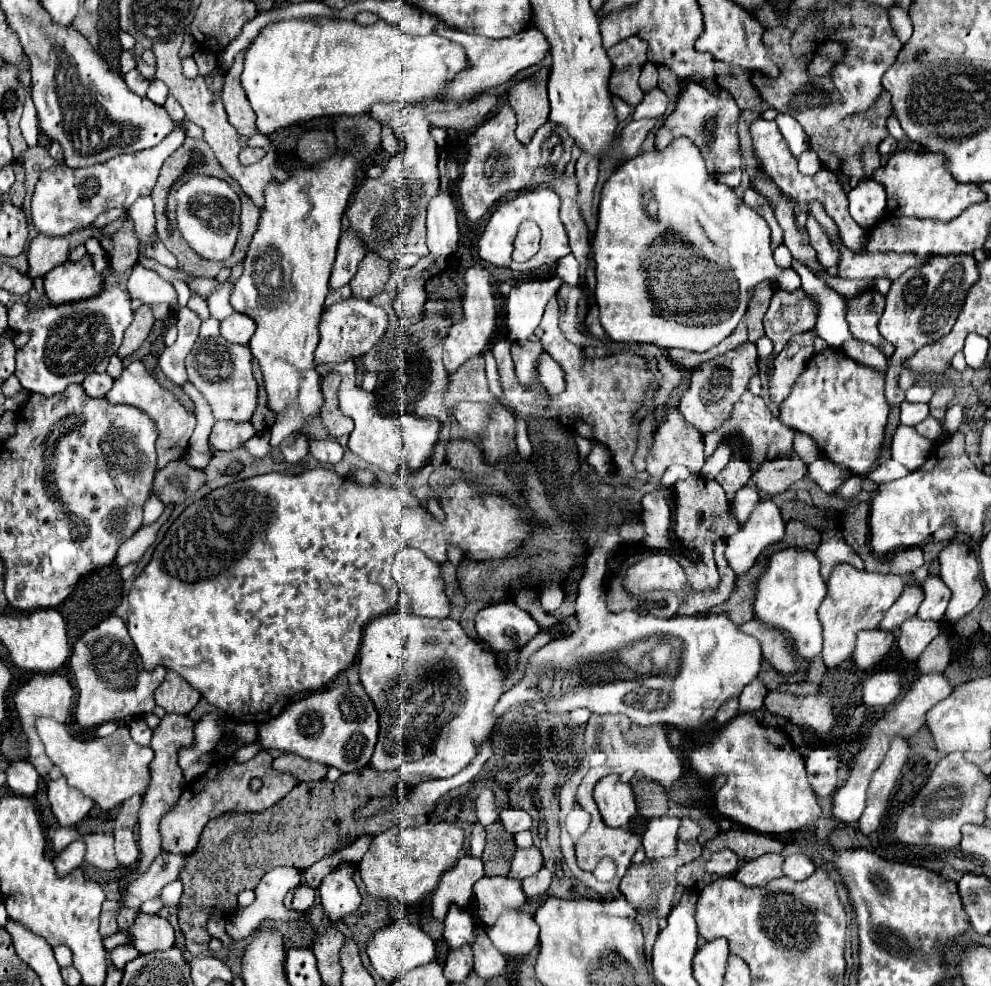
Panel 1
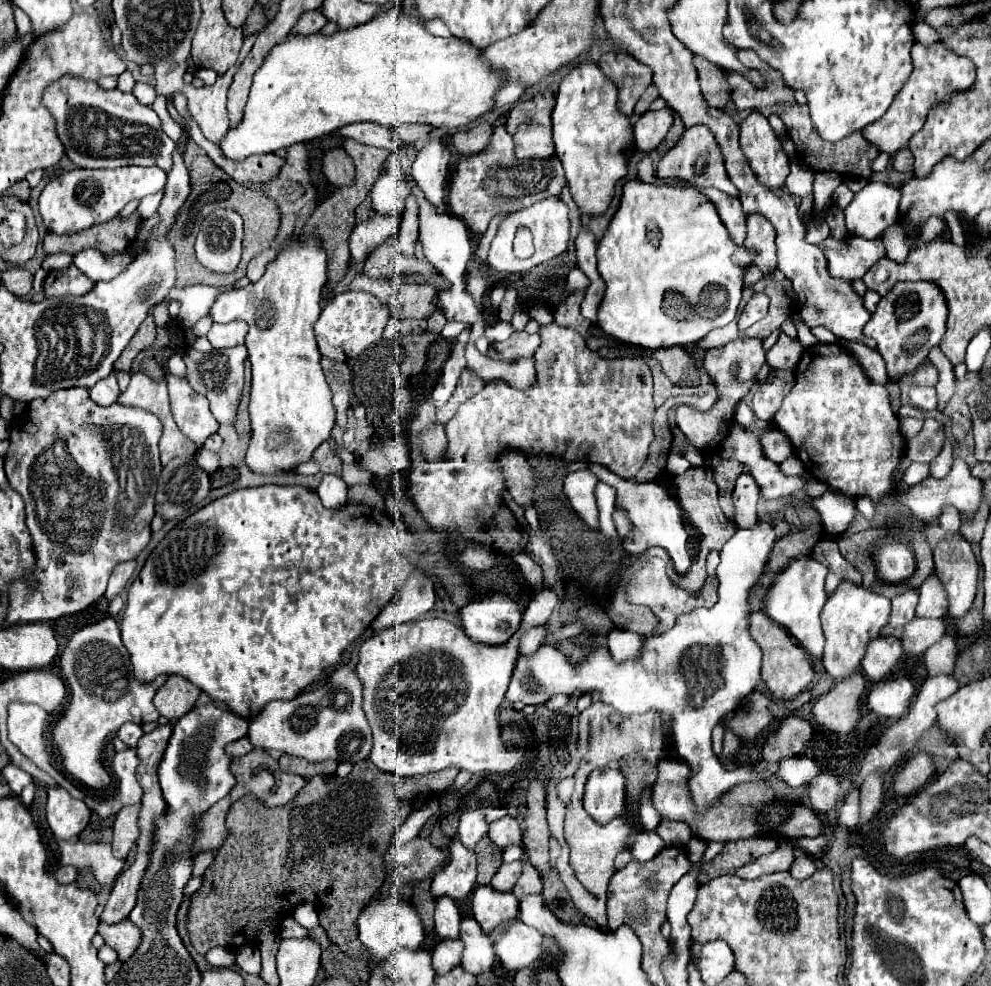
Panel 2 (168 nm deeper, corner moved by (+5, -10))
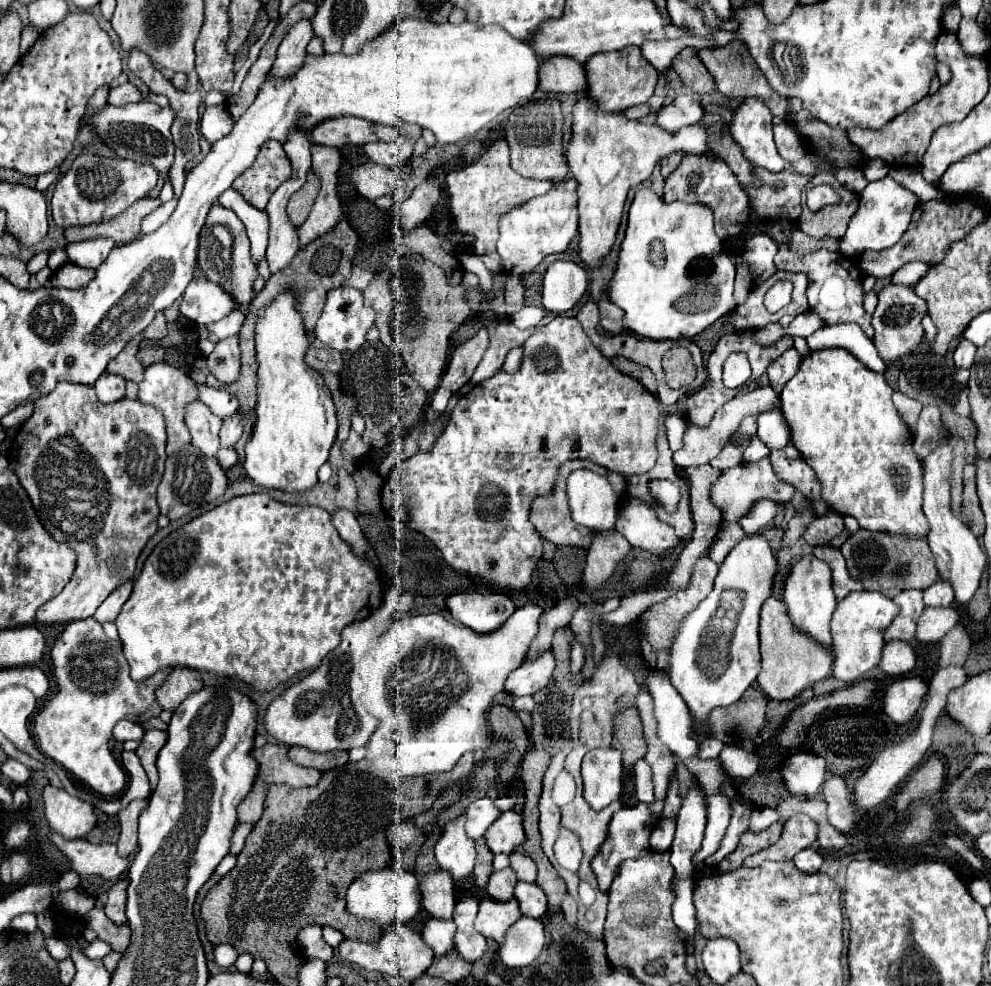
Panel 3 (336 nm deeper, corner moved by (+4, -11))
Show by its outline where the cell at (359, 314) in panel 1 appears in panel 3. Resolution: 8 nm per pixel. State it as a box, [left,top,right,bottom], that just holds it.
[314,287,376,351]

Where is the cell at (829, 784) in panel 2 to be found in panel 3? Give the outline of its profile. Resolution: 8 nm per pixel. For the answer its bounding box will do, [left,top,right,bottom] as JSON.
[822,777,856,833]

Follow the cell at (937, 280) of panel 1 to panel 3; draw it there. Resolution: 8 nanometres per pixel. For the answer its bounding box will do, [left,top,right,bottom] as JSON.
[872,283,926,363]

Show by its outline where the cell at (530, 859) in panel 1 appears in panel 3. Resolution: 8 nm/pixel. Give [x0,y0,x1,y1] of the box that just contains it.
[484,867,516,901]

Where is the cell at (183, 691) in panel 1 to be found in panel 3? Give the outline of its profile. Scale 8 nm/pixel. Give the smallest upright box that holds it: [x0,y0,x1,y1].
[156,667,202,711]

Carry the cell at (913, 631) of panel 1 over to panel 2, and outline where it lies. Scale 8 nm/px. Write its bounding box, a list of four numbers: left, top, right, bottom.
[901,618,945,656]

